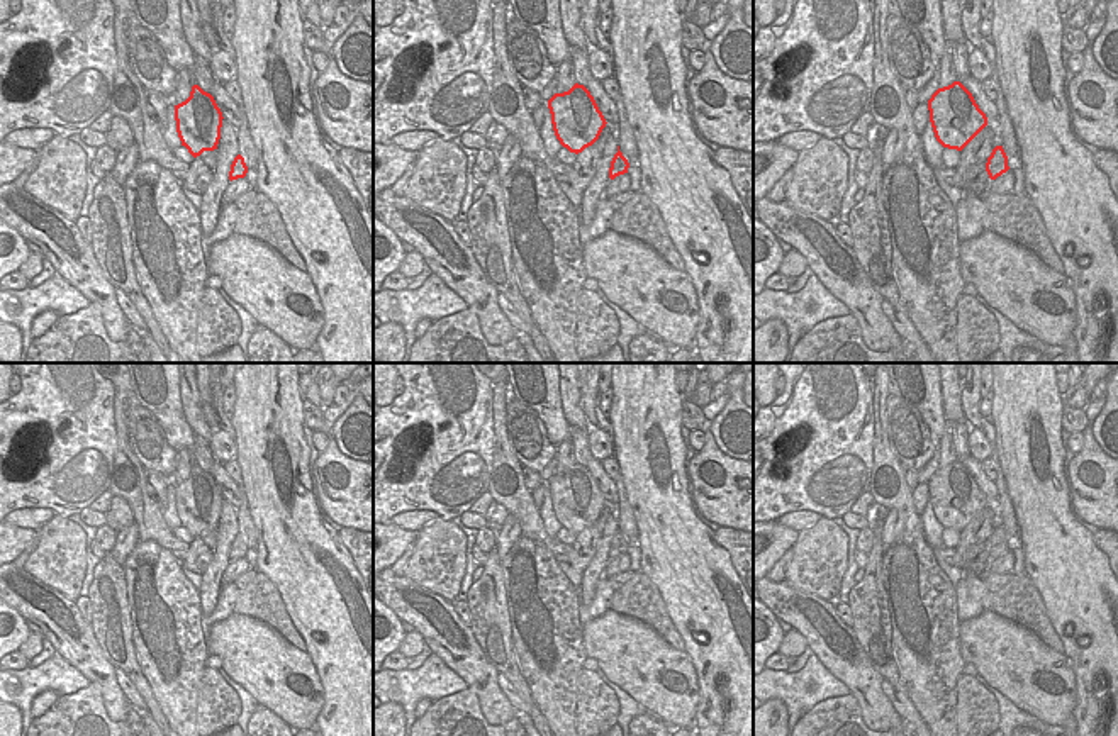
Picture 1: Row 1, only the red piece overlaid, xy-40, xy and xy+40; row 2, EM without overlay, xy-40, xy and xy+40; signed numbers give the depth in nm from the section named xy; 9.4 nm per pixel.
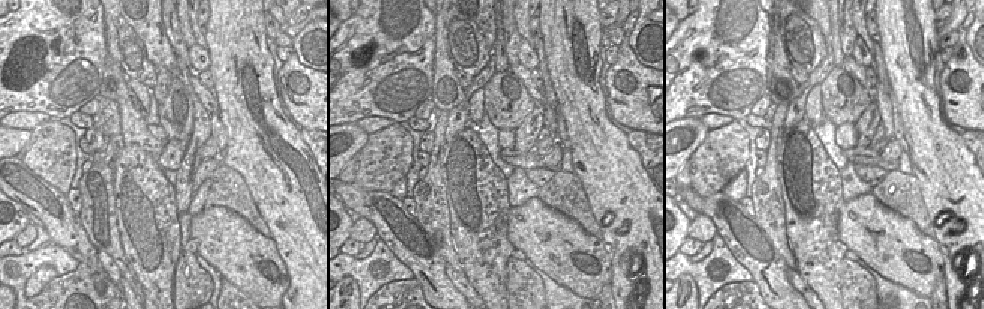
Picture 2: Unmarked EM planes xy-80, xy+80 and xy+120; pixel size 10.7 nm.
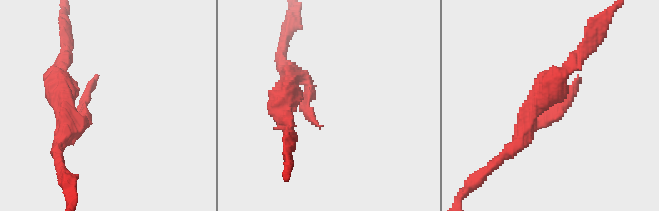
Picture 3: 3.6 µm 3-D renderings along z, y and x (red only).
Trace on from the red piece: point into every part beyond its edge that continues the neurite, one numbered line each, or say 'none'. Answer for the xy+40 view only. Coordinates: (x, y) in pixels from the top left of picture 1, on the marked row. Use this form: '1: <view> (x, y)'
none

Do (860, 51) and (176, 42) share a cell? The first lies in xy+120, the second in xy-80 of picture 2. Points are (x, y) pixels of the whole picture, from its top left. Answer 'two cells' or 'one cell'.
two cells

